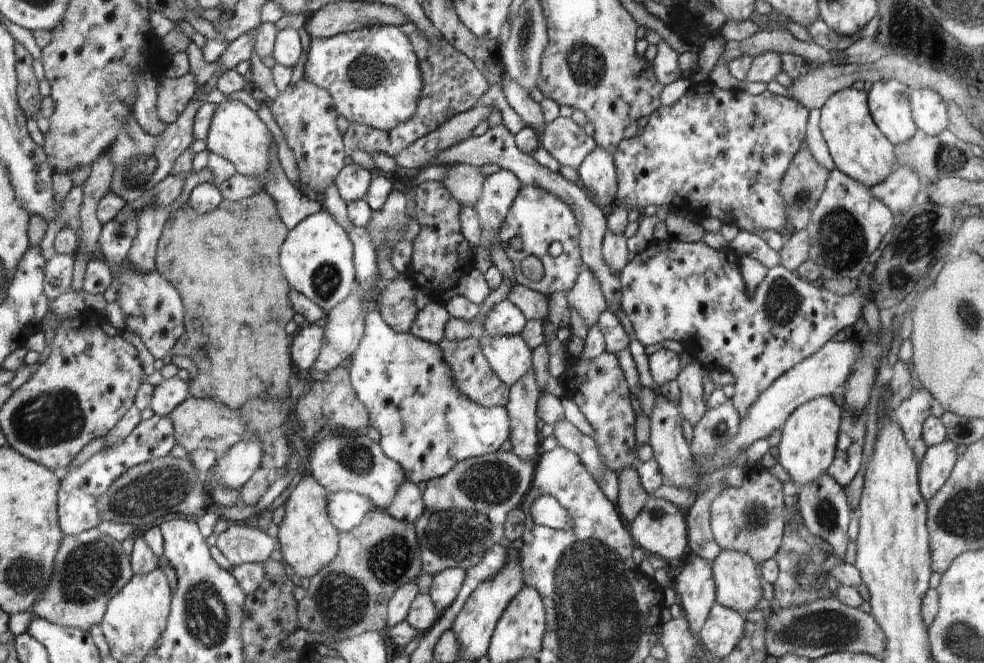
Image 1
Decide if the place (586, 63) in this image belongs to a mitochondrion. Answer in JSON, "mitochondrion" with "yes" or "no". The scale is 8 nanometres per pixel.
{"mitochondrion":"yes"}

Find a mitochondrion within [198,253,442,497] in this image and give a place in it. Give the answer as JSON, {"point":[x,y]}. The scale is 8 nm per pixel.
{"point":[355,455]}

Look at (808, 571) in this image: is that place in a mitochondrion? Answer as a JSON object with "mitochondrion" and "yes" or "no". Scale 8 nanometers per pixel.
{"mitochondrion":"yes"}

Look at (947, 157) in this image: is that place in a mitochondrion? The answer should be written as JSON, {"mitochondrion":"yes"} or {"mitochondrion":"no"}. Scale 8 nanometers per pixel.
{"mitochondrion":"yes"}

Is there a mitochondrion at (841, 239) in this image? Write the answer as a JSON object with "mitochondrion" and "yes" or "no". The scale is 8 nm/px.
{"mitochondrion":"yes"}

